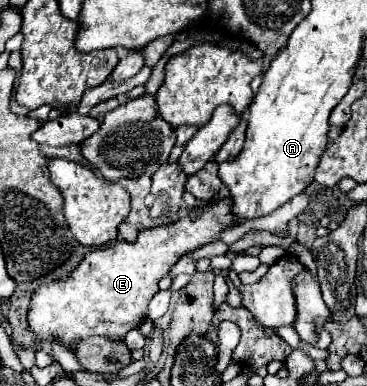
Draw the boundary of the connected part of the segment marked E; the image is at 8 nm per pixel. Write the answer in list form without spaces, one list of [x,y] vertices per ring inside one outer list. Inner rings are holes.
[[[225,198],[225,200],[219,200],[215,204],[209,204],[207,208],[193,210],[189,216],[179,218],[177,222],[173,222],[169,226],[159,226],[159,228],[153,228],[153,230],[141,230],[139,240],[135,244],[117,242],[113,246],[87,252],[85,258],[79,262],[79,266],[67,278],[53,280],[49,284],[41,284],[33,292],[29,312],[27,312],[29,330],[35,334],[39,344],[57,342],[67,350],[75,348],[77,342],[91,338],[91,336],[107,336],[107,338],[123,340],[129,330],[137,328],[141,324],[141,320],[145,320],[147,302],[157,292],[157,282],[169,272],[169,268],[183,254],[189,254],[189,252],[217,240],[219,232],[227,226],[231,226],[231,208],[227,208],[227,198]]]

